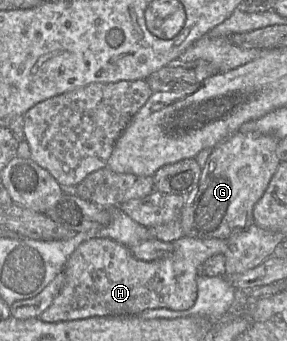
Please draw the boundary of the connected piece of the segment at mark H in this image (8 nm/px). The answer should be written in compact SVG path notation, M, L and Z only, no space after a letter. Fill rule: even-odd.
M183 236L173 242L171 254L144 261L133 256L130 248L108 238L92 238L81 243L65 267L65 282L52 304L38 317L54 323L95 316L138 315L156 308L187 310L197 297L196 278L203 263L214 255L226 254L227 241L201 240Z

